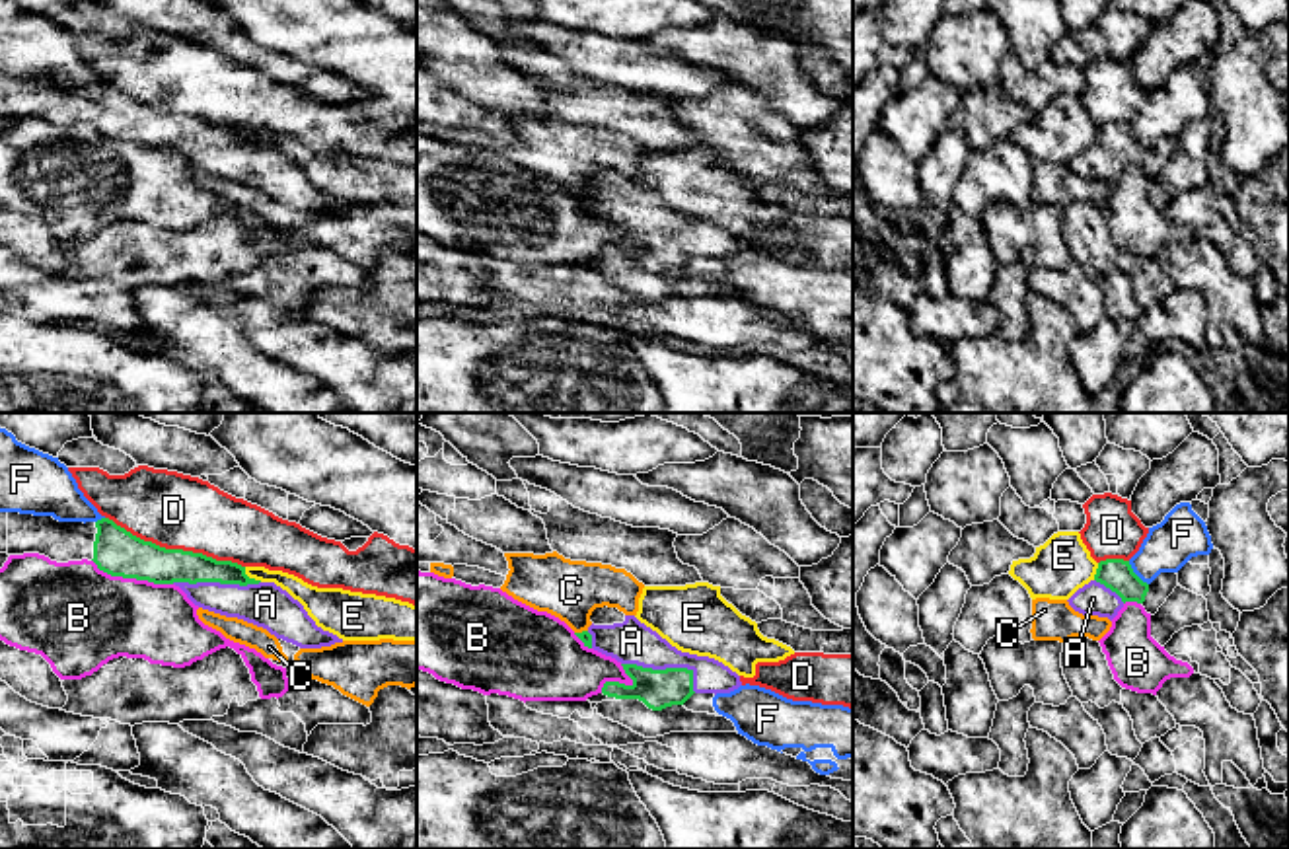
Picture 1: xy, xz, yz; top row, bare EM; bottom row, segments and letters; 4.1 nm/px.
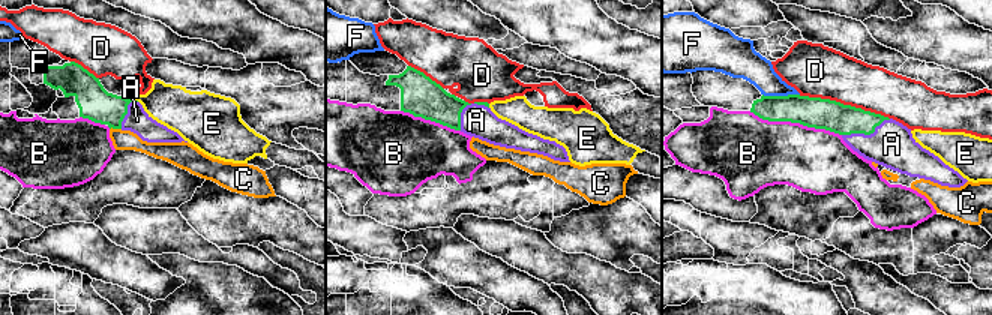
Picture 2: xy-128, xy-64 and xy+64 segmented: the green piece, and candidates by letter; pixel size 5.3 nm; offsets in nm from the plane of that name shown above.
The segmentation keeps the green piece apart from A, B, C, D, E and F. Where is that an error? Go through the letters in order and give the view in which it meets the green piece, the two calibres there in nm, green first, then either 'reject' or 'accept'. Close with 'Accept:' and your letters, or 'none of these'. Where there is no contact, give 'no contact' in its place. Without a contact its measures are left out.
A: contact in xz; calibres 160 and 180 nm; accept
B: contact in xy; calibres 190 and 400 nm; reject
C: contact in xz; calibres 50 and 240 nm; reject
D: contact in xy; calibres 190 and 320 nm; reject
E: contact in xy; calibres 130 and 90 nm; reject
F: contact in yz; calibres 130 and 200 nm; reject
Accept: A

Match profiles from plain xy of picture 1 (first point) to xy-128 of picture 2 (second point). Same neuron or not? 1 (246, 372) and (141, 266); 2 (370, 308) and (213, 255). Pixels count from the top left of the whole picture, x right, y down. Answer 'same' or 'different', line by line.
1: same
2: different

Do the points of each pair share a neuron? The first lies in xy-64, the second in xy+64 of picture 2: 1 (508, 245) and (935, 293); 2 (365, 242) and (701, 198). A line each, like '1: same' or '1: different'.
1: same
2: different

